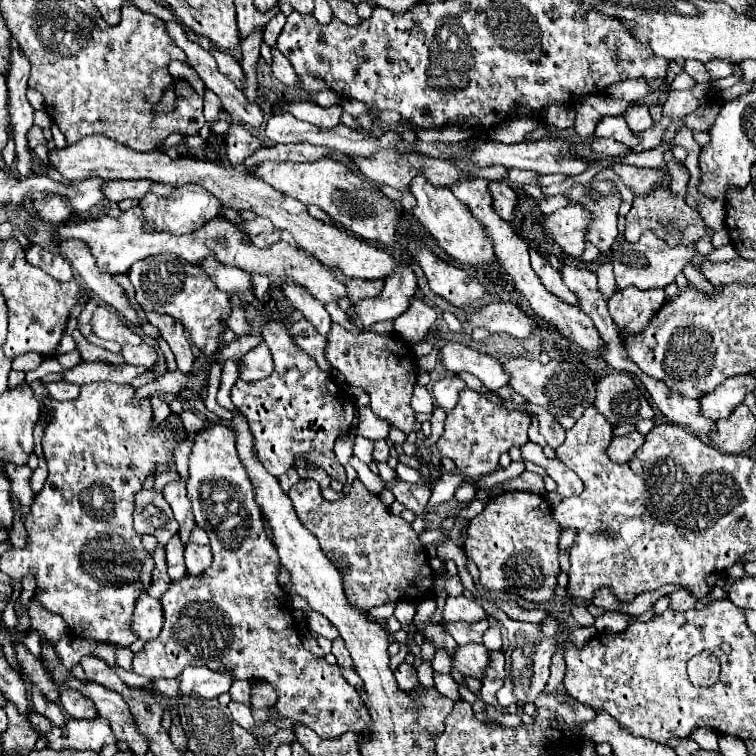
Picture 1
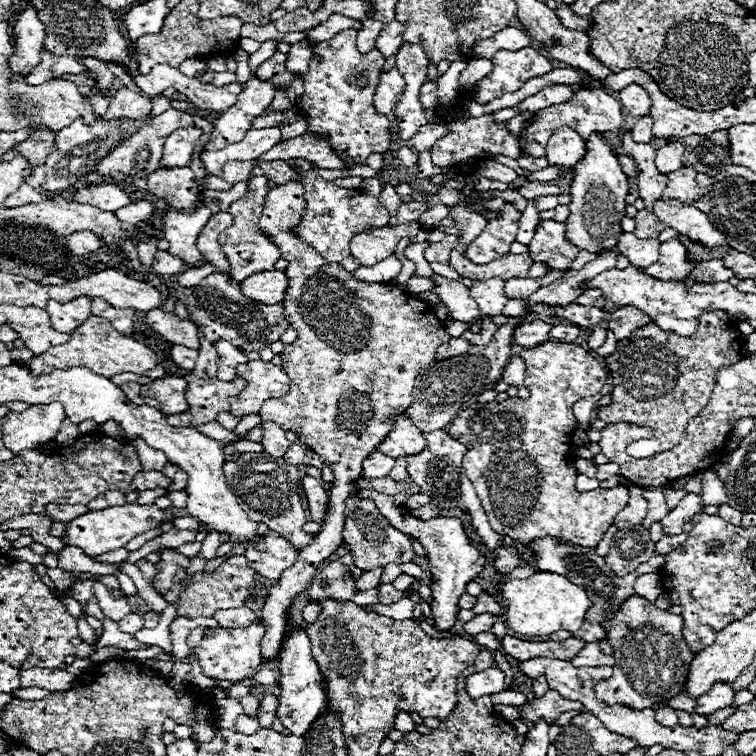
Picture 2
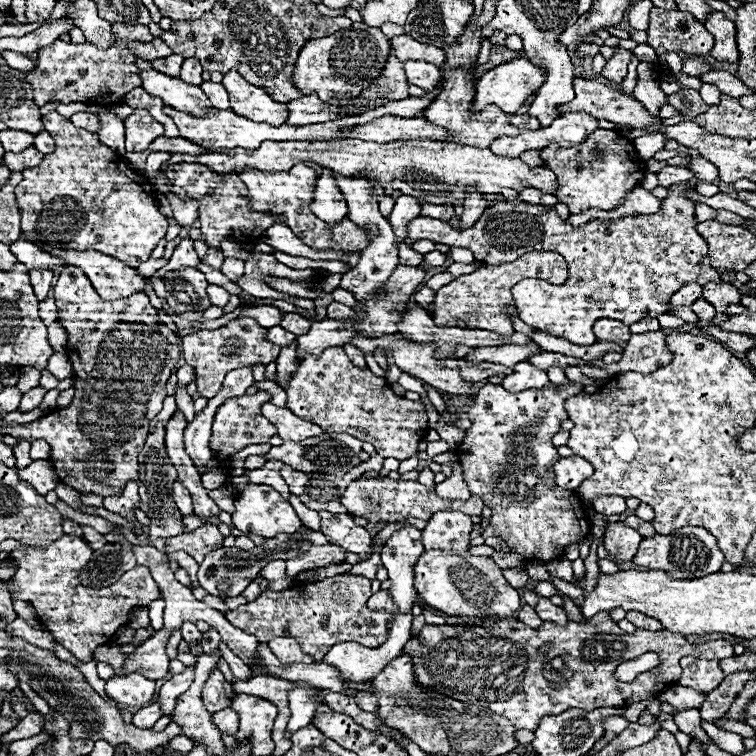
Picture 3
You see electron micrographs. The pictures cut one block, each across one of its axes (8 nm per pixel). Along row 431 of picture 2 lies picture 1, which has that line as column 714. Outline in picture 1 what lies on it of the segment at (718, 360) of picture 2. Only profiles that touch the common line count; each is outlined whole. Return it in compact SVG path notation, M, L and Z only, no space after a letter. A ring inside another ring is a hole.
M702 652L696 660L688 662L688 676L694 686L712 686L718 682L720 662L712 652Z

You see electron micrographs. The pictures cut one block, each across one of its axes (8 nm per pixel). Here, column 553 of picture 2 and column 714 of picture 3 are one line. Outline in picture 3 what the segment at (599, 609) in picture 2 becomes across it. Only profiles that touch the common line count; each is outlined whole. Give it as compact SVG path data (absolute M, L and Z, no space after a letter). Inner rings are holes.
M684 526L668 536L656 534L652 538L644 538L632 562L646 570L668 570L672 578L700 578L704 574L712 574L720 570L724 562L724 554L716 546L716 538L708 530L700 526Z

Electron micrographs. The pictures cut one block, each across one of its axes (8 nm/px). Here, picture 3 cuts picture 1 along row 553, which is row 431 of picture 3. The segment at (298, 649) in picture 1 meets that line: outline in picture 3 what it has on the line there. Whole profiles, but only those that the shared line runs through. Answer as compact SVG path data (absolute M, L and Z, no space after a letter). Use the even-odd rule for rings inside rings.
M258 390L256 394L244 394L240 398L228 398L222 406L216 410L216 420L212 424L212 470L226 468L228 466L228 456L240 452L248 444L266 444L272 436L276 436L276 426L272 426L262 414L260 406L264 402L270 402L272 396L268 392Z

